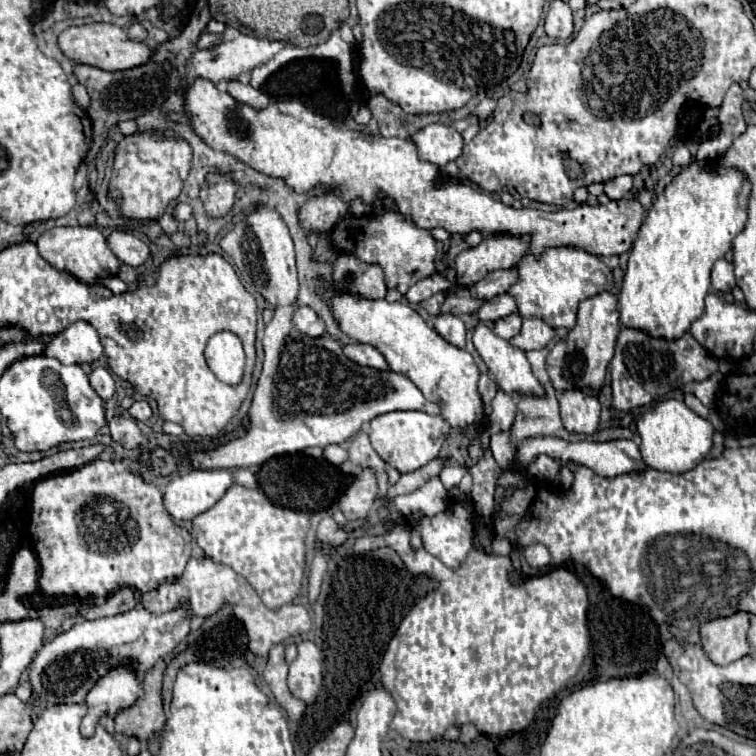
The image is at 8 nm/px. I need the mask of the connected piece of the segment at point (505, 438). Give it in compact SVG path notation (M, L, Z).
M503 431L493 435L490 439L490 448L497 464L503 469L508 469L514 462L514 449L511 445L511 431Z

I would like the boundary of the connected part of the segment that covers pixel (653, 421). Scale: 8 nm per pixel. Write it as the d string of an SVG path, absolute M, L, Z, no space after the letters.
M663 399L649 405L637 419L637 433L641 437L639 451L647 467L665 473L685 473L709 453L713 425L695 415L683 401Z

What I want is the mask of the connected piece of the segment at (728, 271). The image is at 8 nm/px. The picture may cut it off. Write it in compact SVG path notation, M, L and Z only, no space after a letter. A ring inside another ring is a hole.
M719 259L711 271L711 289L715 291L731 291L735 287L733 265L727 259Z

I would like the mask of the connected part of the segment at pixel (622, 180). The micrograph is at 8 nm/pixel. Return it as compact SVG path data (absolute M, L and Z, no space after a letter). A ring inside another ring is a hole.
M621 175L619 179L611 179L611 181L607 181L604 186L605 195L607 195L609 199L613 199L613 201L619 201L619 199L623 199L623 197L631 191L631 187L633 187L633 179L631 179L629 175Z

